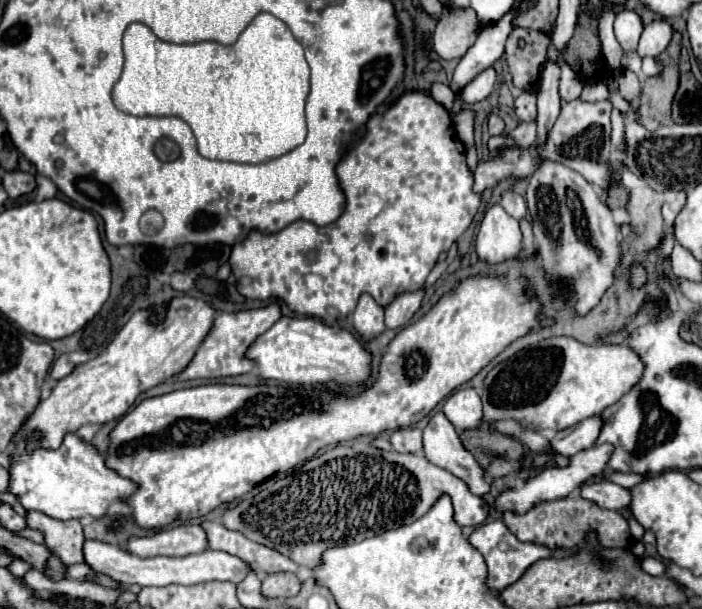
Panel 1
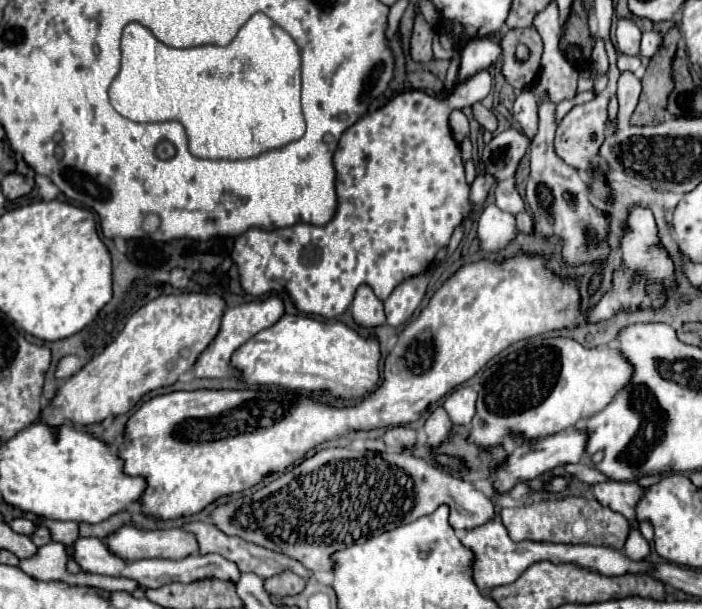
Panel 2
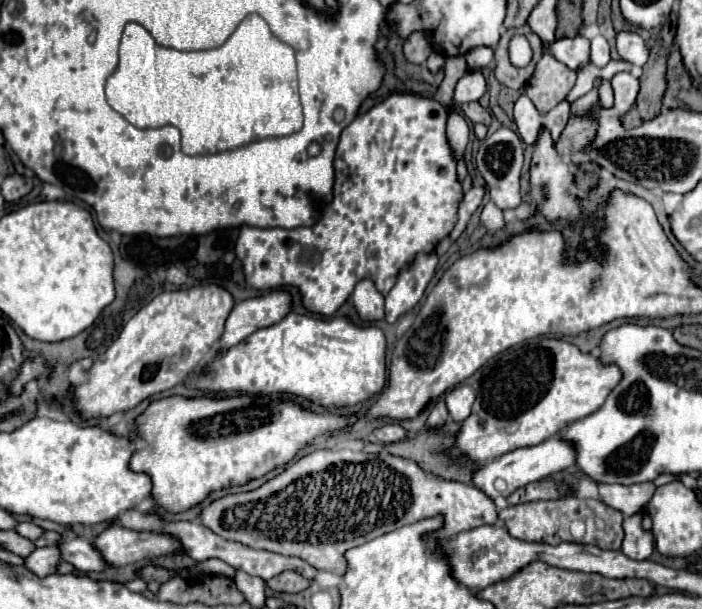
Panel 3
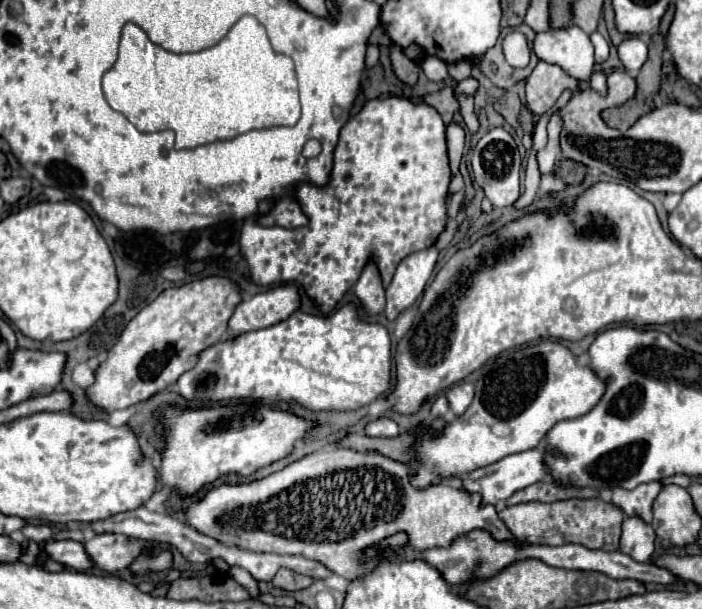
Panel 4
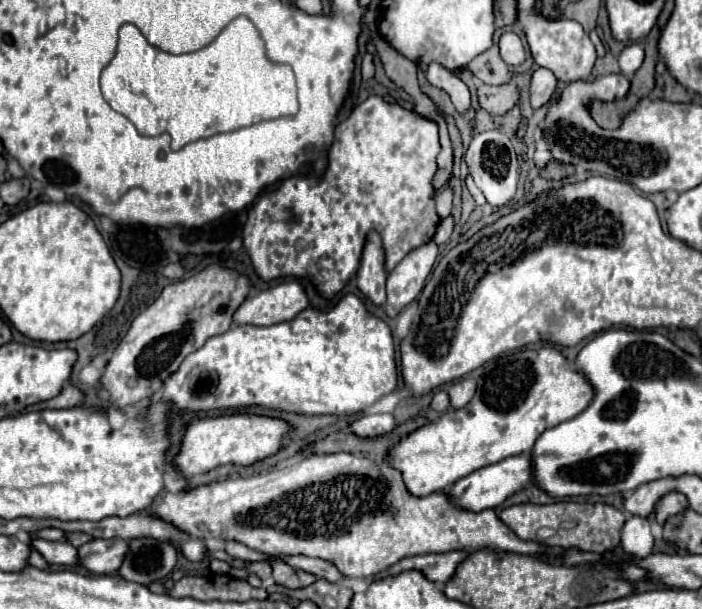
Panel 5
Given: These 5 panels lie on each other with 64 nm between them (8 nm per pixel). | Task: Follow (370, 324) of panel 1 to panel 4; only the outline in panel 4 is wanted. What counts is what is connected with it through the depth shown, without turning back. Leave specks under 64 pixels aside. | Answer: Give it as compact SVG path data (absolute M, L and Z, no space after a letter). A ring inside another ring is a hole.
M368 262L364 266L362 276L356 282L354 292L360 298L360 302L362 302L366 312L376 314L376 312L384 310L384 304L386 304L386 300L384 300L384 286L382 286L382 278L380 278L380 272L378 272L374 262Z

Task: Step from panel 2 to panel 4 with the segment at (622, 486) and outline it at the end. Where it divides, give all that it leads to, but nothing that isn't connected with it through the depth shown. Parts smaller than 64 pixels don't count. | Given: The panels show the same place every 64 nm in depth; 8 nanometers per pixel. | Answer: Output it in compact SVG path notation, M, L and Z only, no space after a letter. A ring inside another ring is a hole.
M646 482L636 486L634 490L624 490L624 488L614 488L612 490L612 502L618 504L626 516L640 516L642 520L650 522L652 516L652 502L664 488L662 482Z

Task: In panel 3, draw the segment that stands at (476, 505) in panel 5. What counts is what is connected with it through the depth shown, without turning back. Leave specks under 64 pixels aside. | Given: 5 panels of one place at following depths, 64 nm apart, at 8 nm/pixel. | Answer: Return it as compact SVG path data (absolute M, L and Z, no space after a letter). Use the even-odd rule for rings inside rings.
M552 436L550 440L544 440L532 448L518 448L516 452L508 452L508 456L500 456L500 460L492 460L492 462L480 466L472 474L472 486L482 490L492 500L496 496L508 498L512 492L516 492L518 488L522 488L526 484L538 482L554 472L572 468L574 458L576 458L576 452L574 452L572 444L564 444L564 440L560 440L558 436Z

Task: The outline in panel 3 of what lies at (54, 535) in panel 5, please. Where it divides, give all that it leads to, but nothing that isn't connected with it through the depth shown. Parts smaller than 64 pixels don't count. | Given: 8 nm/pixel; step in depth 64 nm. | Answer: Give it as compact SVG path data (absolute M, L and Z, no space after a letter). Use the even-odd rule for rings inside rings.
M22 522L22 524L16 526L16 532L20 536L24 536L24 538L28 538L28 540L34 542L34 540L38 540L44 534L44 528L40 528L40 526L32 524L32 522Z

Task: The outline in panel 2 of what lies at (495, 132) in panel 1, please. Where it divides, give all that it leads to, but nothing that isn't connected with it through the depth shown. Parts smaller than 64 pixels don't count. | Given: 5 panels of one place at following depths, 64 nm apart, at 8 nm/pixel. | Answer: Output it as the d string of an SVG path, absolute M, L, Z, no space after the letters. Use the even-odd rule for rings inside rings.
M474 104L472 108L474 108L474 118L476 118L476 122L478 122L480 126L484 126L486 130L494 132L494 130L496 130L496 116L492 114L492 110L488 110L488 108L484 108L484 106L478 106L478 104Z

